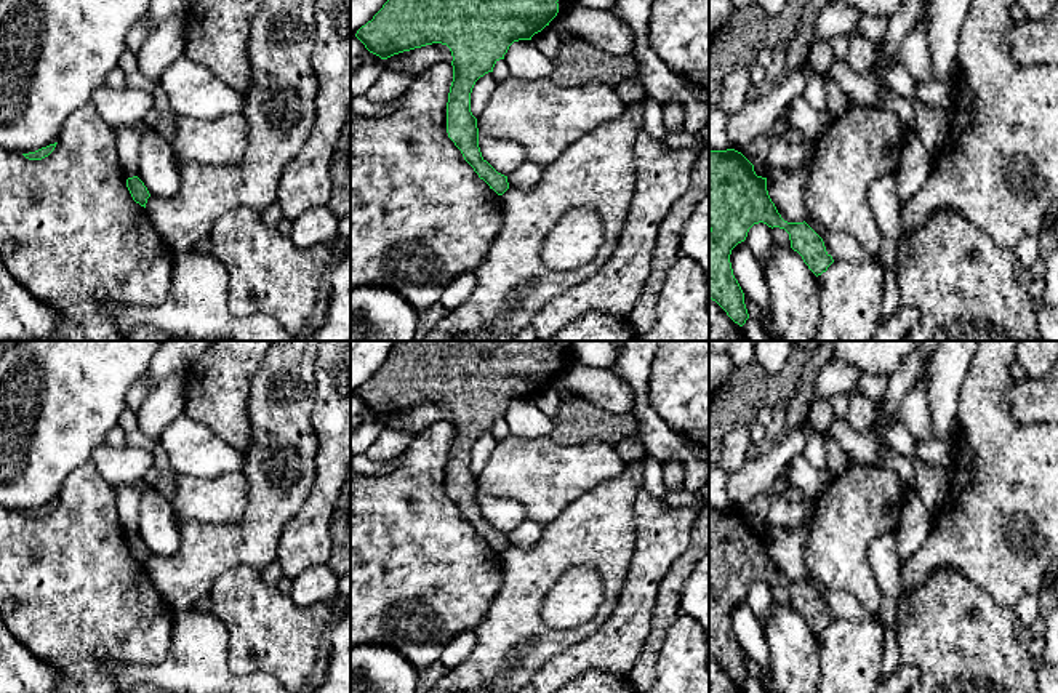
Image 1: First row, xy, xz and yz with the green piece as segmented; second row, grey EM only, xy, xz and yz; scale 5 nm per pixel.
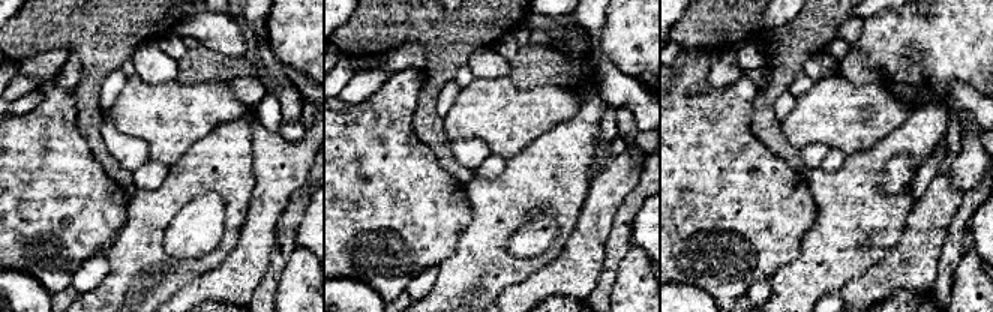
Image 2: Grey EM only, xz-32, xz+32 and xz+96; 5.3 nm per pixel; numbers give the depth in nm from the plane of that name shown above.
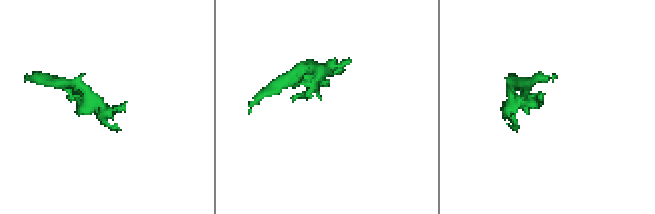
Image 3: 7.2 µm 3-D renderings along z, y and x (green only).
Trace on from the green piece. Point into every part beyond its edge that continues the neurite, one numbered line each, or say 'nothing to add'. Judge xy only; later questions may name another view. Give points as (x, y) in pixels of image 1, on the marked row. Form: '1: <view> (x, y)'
nothing to add

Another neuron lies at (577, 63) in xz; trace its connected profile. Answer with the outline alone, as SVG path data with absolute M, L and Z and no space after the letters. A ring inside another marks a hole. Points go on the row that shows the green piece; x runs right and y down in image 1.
M571 38L552 58L551 80L559 86L603 83L615 86L624 78L637 77L632 54L613 56L584 40Z

